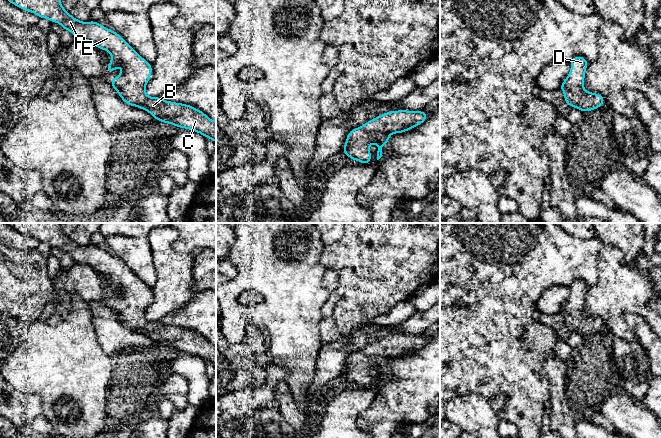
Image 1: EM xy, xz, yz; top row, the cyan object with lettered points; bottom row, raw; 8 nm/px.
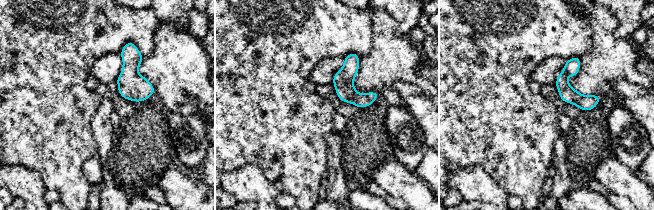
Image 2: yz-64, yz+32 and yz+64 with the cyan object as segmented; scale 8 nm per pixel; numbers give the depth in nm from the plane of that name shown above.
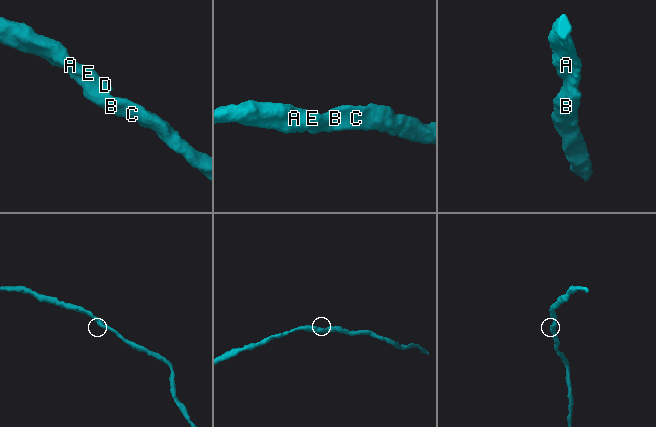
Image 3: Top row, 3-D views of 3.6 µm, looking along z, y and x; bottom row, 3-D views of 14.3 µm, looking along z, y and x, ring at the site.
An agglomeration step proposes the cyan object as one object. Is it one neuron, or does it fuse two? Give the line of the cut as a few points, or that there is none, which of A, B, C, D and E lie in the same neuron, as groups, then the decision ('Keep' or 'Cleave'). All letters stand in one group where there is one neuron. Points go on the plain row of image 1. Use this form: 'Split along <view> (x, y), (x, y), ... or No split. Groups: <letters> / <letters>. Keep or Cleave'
No split. Groups: A B C D E. Keep

